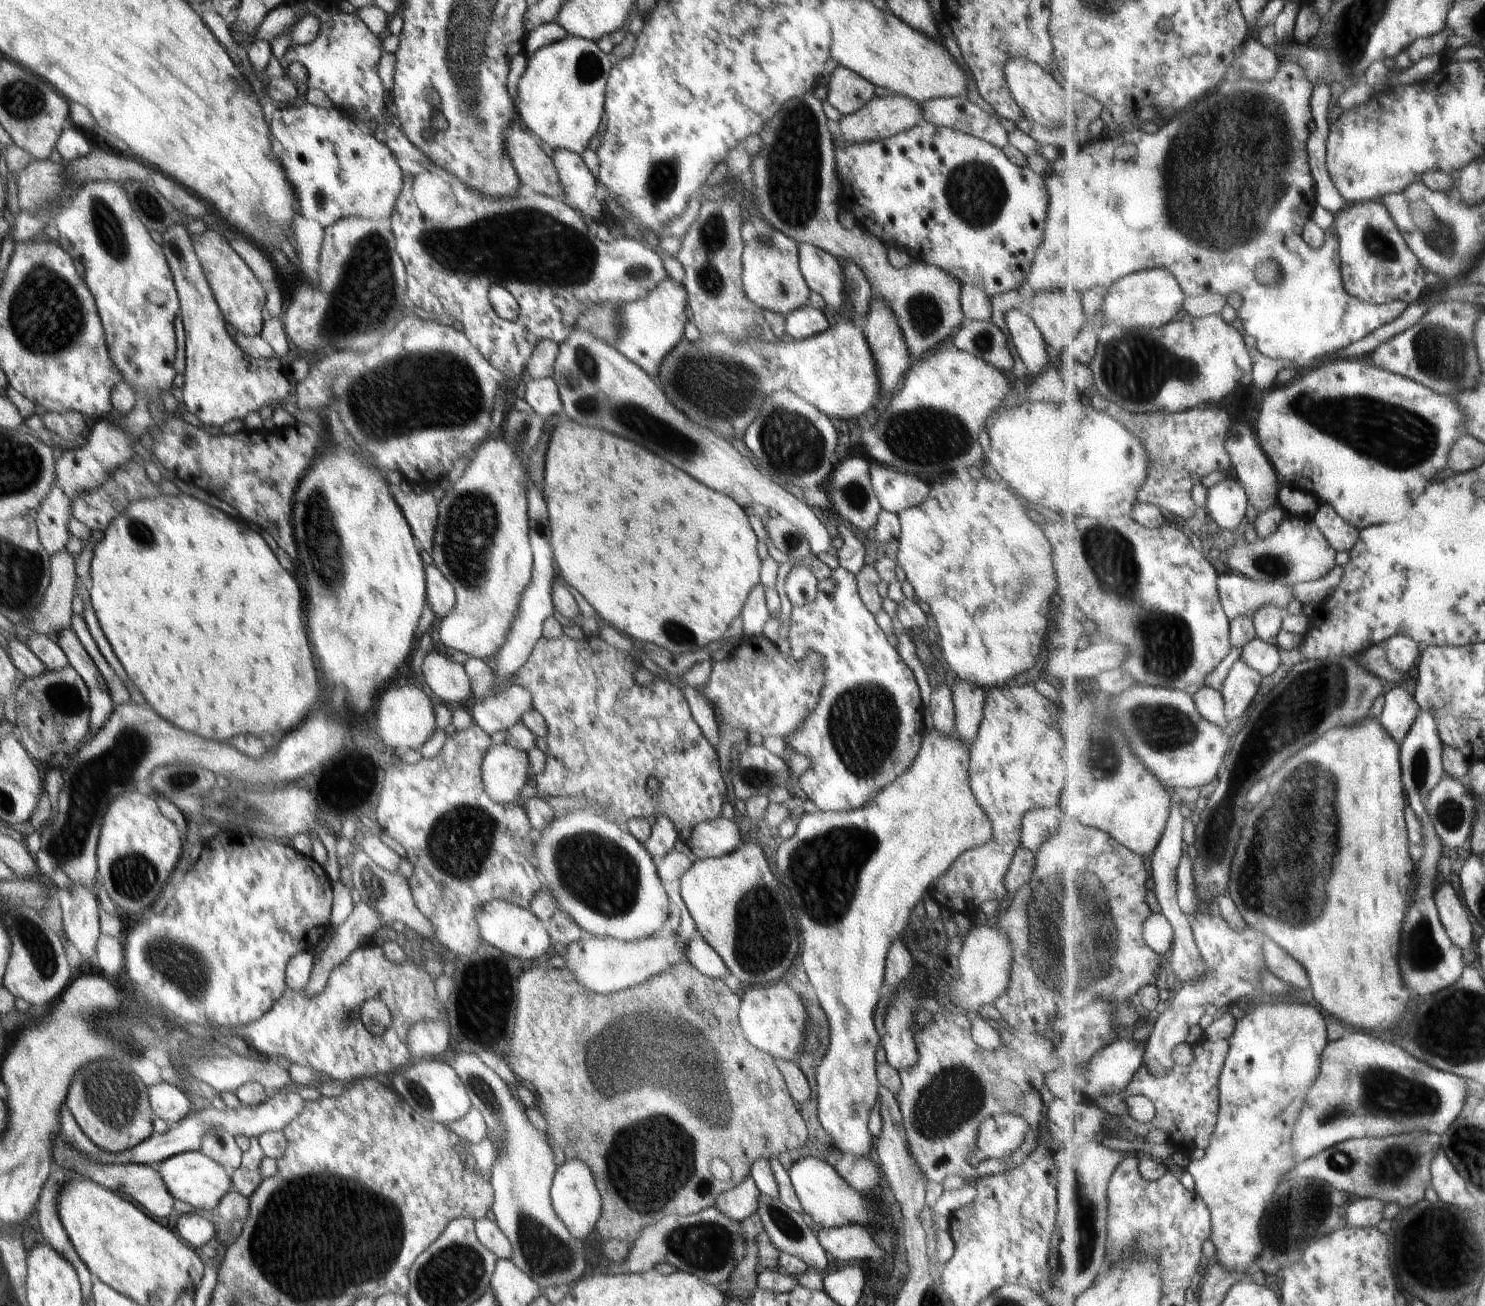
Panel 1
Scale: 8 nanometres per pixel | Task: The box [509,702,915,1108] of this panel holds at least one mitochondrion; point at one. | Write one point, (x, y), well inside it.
(826, 868)

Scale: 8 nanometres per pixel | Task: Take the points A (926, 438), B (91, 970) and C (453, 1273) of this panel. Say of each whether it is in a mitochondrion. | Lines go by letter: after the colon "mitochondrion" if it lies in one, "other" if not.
A: mitochondrion
B: other
C: mitochondrion

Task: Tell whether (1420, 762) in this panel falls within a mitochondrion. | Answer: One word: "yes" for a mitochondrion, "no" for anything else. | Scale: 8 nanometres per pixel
yes

